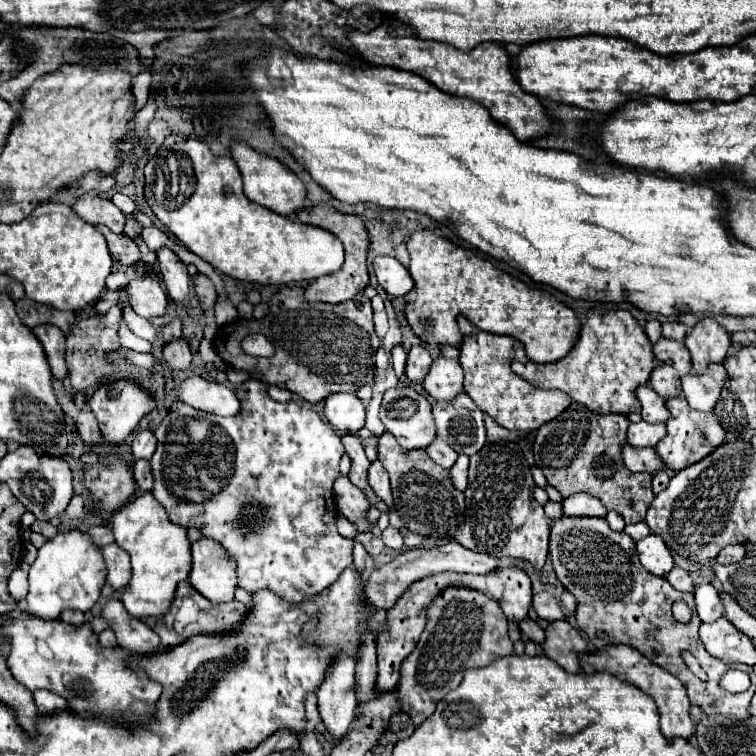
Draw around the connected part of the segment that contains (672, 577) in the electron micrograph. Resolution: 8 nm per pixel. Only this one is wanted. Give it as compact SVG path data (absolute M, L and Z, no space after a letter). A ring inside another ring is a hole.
M673 568L667 576L667 582L671 582L671 586L675 588L675 590L679 590L679 592L693 592L693 582L691 582L691 578L689 578L689 574L683 570L683 568Z

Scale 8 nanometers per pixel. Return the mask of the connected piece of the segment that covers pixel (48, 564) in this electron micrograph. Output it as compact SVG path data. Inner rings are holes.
M77 530L57 534L53 540L45 542L39 548L37 560L31 564L31 570L29 570L29 594L25 596L27 614L31 614L35 618L41 618L41 620L57 620L61 616L61 612L67 610L67 608L87 612L97 602L103 584L105 584L105 562L103 562L103 556L101 556L99 548L91 542L91 538L87 534L83 534L83 532L77 532Z

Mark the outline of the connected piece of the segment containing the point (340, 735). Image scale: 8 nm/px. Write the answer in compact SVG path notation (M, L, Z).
M341 654L331 670L325 674L321 688L317 690L321 720L335 740L343 740L353 722L357 720L357 700L355 700L355 662L353 658Z

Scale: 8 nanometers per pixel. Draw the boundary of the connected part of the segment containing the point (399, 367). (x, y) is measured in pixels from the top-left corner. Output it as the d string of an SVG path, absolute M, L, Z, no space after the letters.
M395 346L395 348L393 348L393 352L391 352L391 356L393 356L393 364L395 364L395 374L397 374L397 378L401 378L401 376L405 374L407 352L405 352L401 346Z

